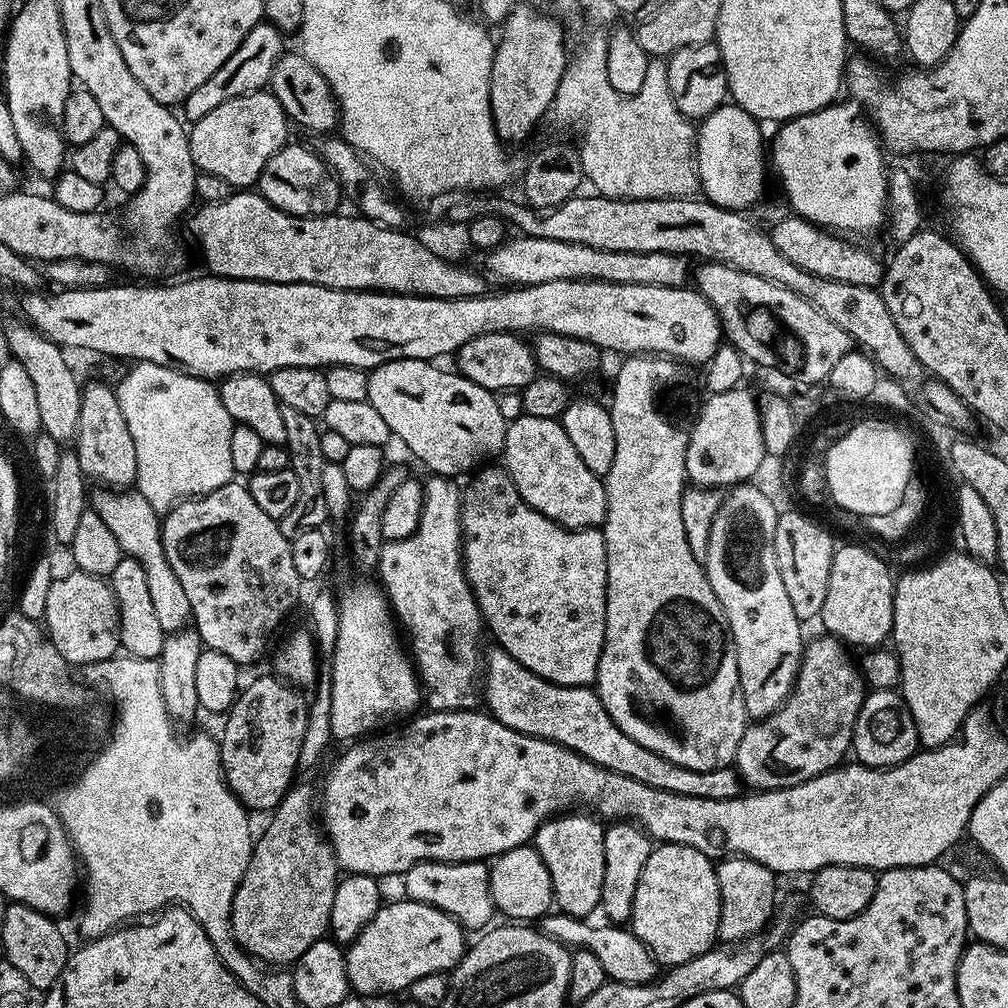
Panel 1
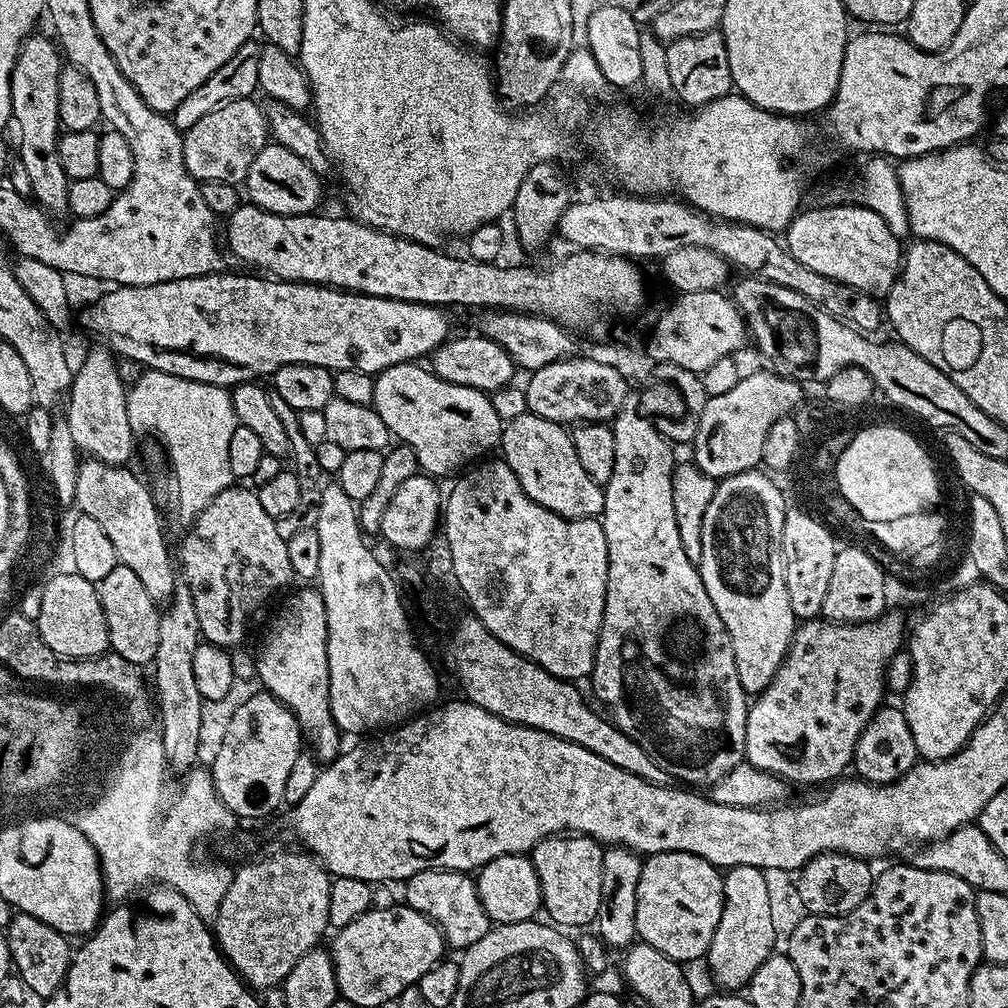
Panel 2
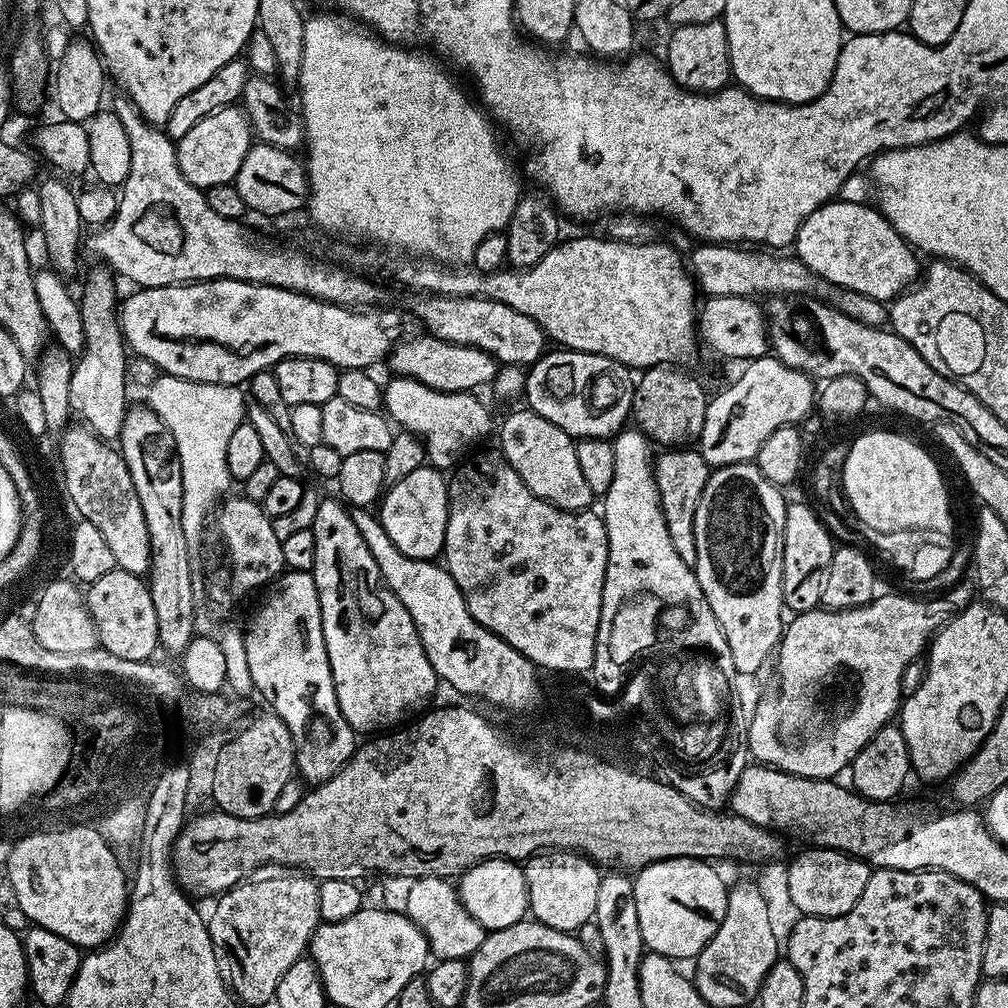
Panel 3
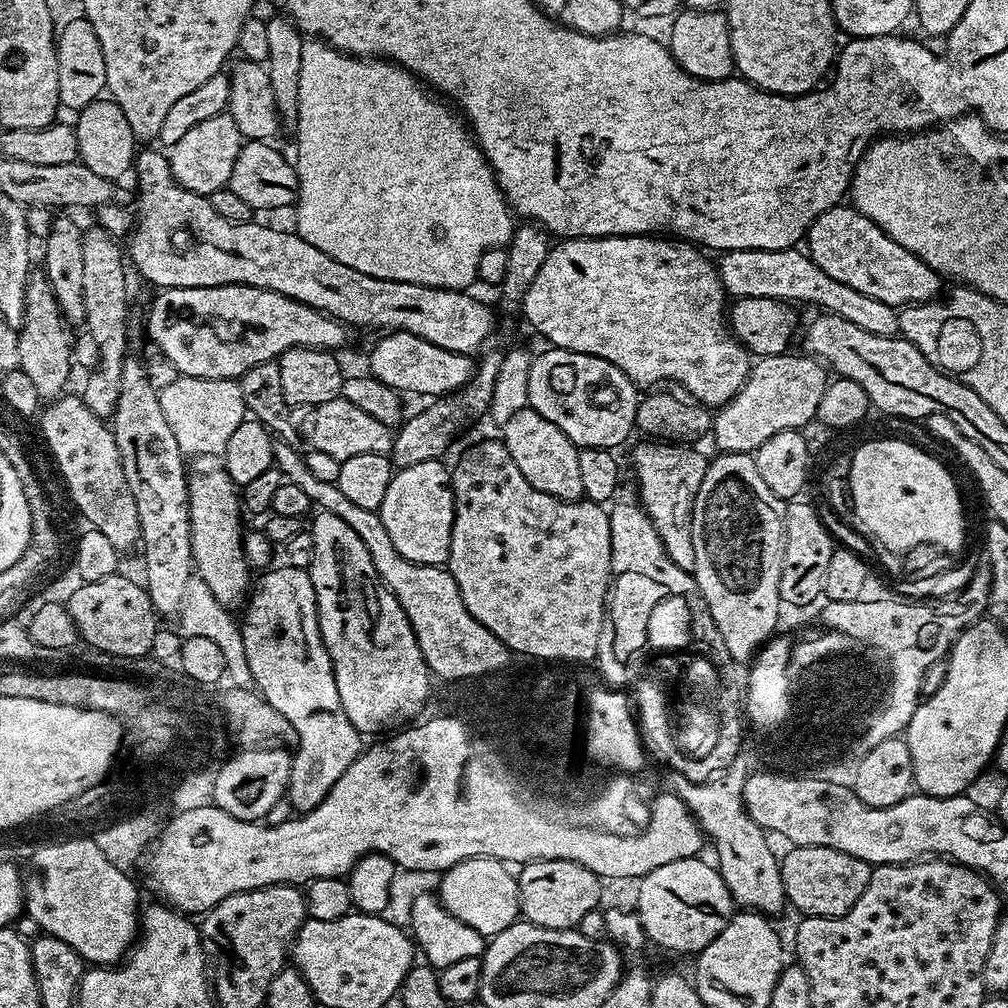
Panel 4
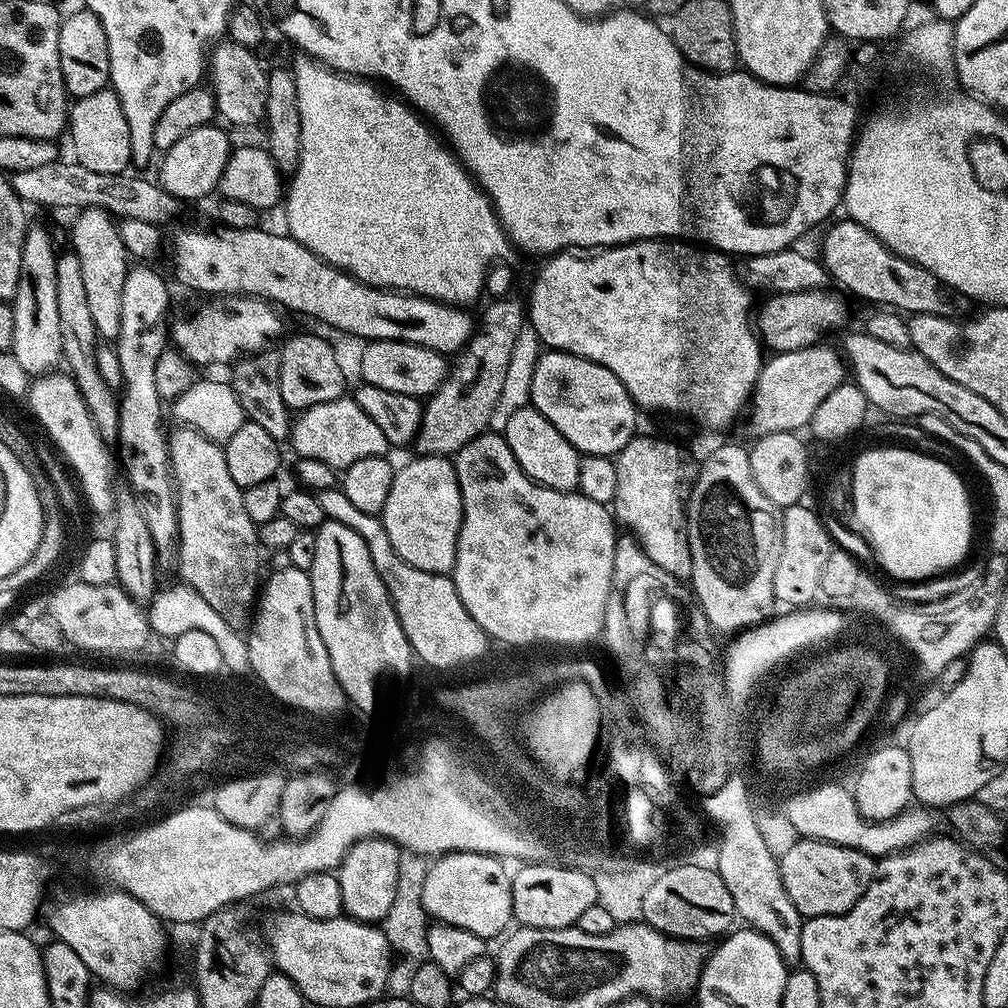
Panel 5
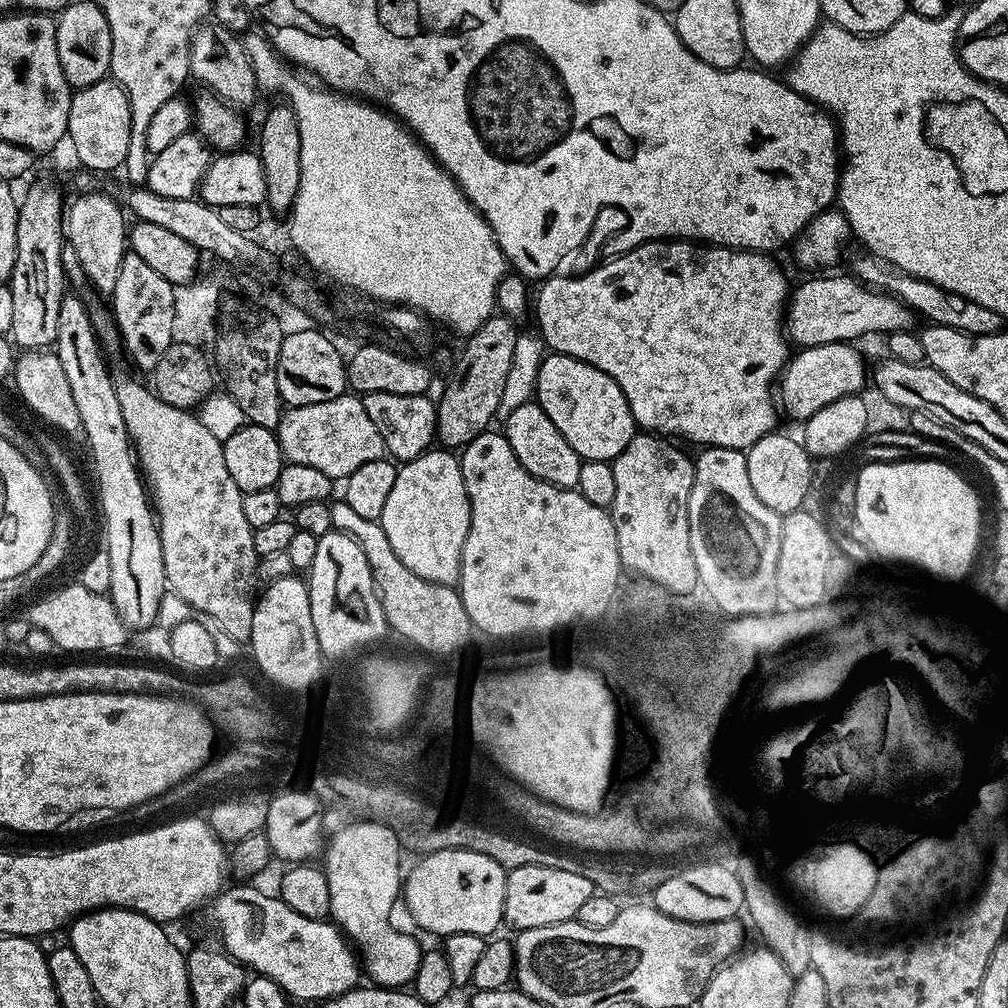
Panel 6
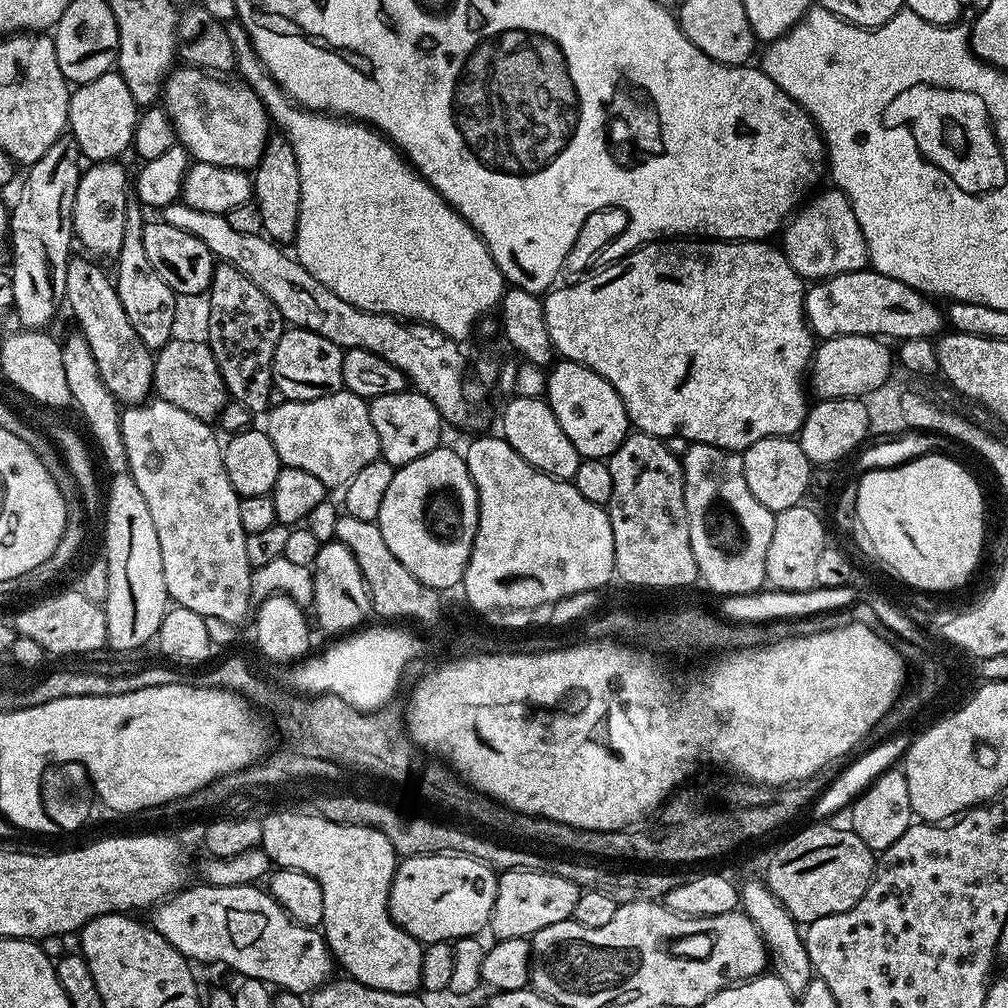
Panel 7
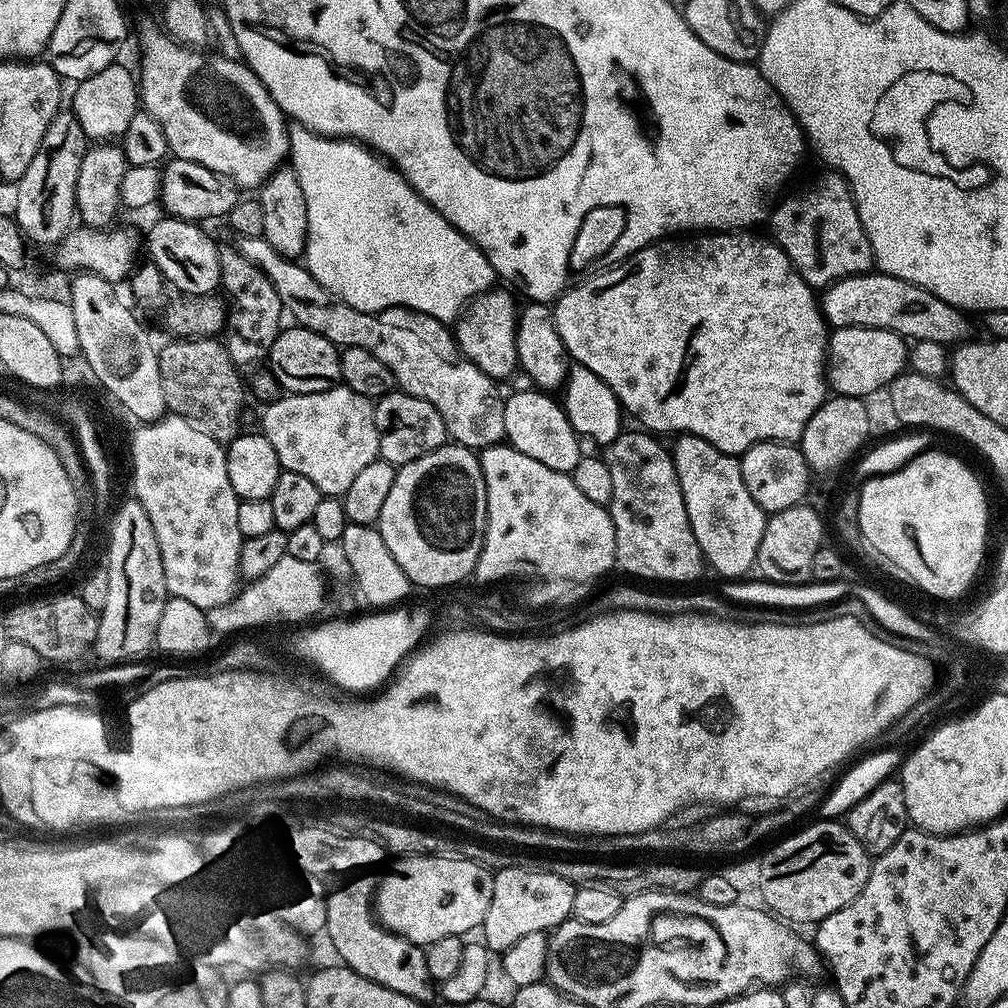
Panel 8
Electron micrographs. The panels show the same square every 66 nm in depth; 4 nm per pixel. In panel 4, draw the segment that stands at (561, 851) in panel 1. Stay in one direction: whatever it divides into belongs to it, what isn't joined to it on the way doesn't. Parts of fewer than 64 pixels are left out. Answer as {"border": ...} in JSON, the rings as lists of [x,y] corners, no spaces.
{"border":[[[530,860],[518,872],[520,885],[520,916],[540,928],[575,929],[588,912],[597,911],[601,877],[586,866],[569,860]]]}

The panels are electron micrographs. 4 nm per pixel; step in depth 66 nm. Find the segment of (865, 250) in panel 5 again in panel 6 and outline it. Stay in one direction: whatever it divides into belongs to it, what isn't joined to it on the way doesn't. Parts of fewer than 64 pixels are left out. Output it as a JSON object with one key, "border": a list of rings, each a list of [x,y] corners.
{"border":[[[864,254],[864,257],[857,262],[854,272],[865,284],[897,296],[917,317],[925,316],[929,325],[937,324],[943,328],[953,328],[971,336],[992,334],[1000,331],[1002,327],[1002,317],[994,310],[978,302],[970,302],[962,298],[962,294],[954,294],[942,286],[934,286],[934,282],[926,282],[917,276],[898,272],[887,263],[881,262],[875,255]]]}

